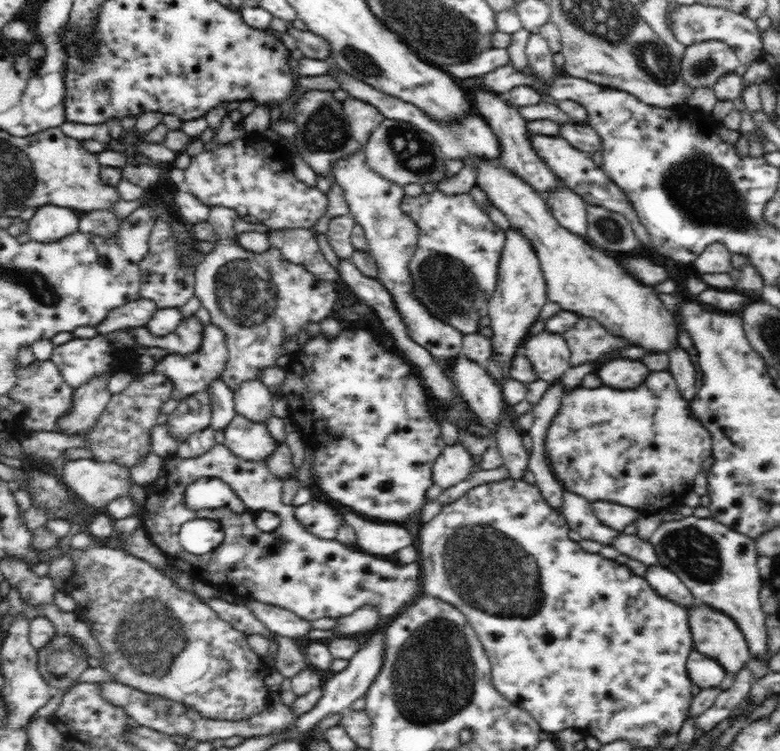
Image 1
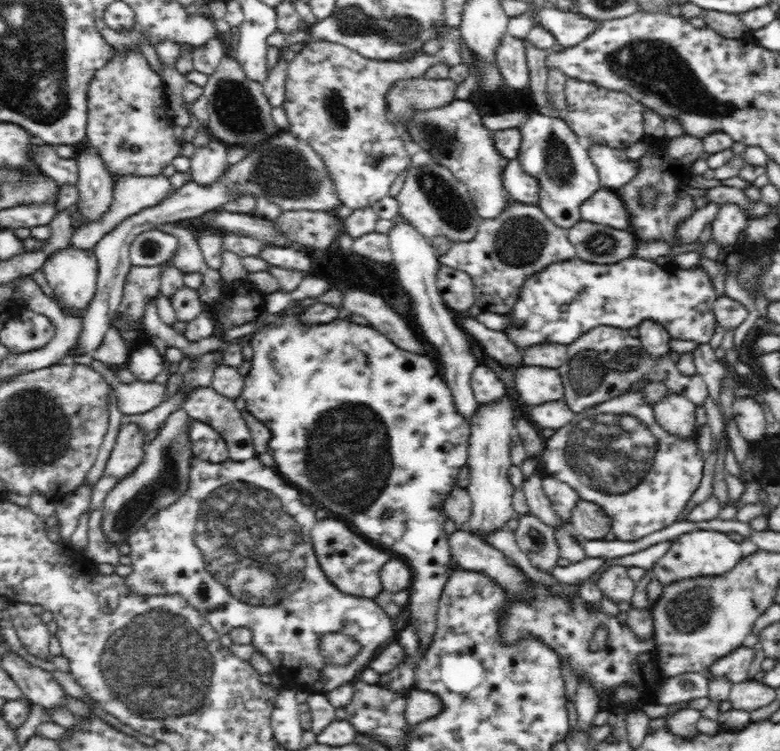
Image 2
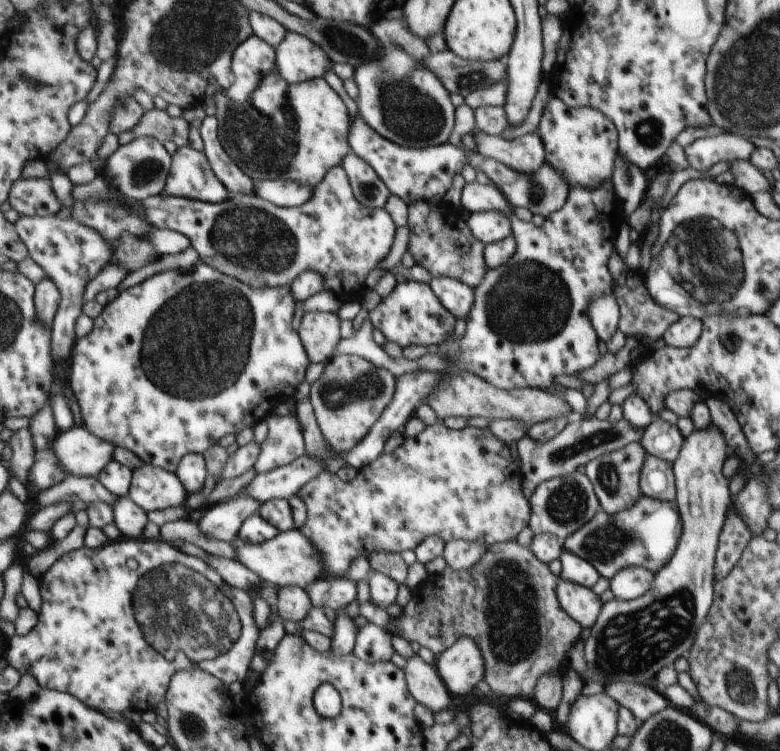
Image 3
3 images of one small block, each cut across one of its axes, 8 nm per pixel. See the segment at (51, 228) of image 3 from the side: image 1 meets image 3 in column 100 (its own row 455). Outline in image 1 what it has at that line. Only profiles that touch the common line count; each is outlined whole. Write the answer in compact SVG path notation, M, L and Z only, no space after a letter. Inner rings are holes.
M236 414L223 432L223 444L244 460L265 461L277 445L264 423L248 420L241 414Z

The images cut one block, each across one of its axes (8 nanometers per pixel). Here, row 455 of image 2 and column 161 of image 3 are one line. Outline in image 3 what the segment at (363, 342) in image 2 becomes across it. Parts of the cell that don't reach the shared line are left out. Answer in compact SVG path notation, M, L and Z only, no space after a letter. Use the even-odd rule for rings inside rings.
M198 261L188 270L166 270L158 272L126 290L119 291L115 299L103 306L102 312L93 319L91 334L77 339L68 364L68 381L81 408L82 420L90 434L116 447L134 452L146 465L172 471L179 466L183 457L190 453L203 453L228 434L238 435L248 426L265 421L274 409L294 398L298 384L304 381L306 368L311 363L304 350L299 332L291 327L296 302L291 287L255 288L237 278L225 274L219 268Z

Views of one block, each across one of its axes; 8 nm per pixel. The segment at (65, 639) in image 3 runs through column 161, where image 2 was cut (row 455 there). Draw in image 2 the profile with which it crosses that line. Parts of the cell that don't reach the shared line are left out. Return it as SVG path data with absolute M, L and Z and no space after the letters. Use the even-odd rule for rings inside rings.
M638 382L616 398L575 413L569 423L555 430L554 436L546 440L540 455L540 462L548 476L571 485L580 501L594 502L601 506L613 519L611 531L615 538L623 541L640 540L676 522L696 492L704 466L700 450L688 450L690 442L680 440L678 435L670 434L656 422L653 405L643 397L643 388L648 383Z

